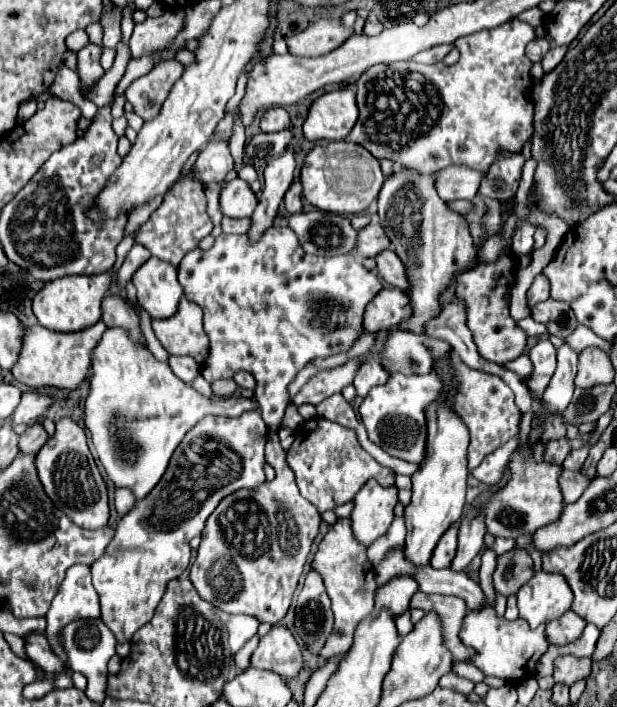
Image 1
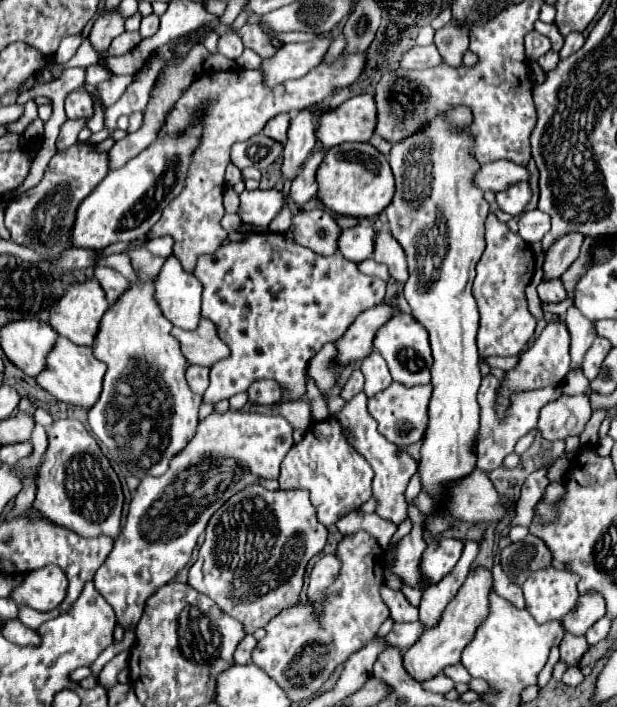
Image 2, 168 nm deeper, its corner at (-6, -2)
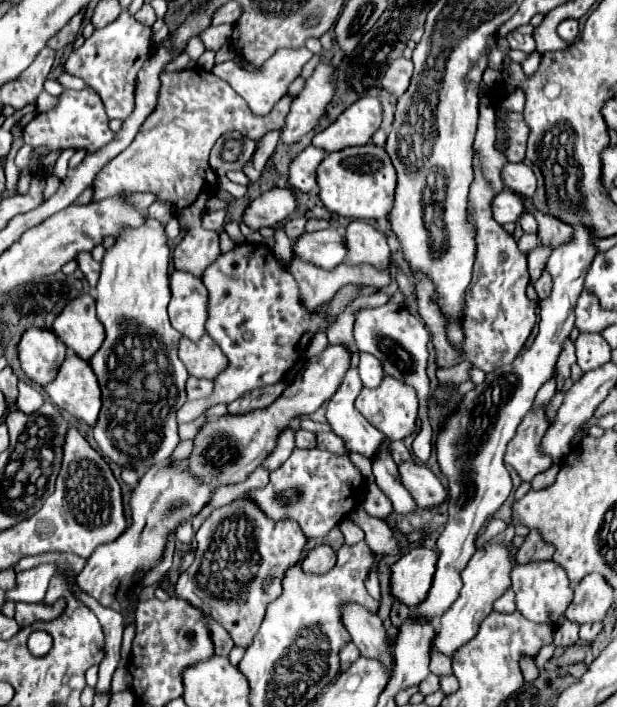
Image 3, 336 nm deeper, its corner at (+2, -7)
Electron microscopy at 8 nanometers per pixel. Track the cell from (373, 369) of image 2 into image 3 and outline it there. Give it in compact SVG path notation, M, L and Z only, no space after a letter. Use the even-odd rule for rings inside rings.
M360 353L360 379L364 383L364 387L378 387L380 381L384 379L384 371L380 367L380 361L374 357L374 355L368 355L368 353Z

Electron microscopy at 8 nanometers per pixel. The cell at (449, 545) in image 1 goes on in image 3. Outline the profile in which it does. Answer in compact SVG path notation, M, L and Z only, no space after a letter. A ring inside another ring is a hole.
M426 547L410 549L390 567L390 593L406 607L422 603L436 571L436 551Z

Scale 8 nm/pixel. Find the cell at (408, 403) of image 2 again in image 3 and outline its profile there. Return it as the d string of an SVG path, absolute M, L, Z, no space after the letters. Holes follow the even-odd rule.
M386 375L376 389L362 389L360 395L356 397L356 409L376 427L380 429L390 441L398 441L408 437L414 431L414 423L418 417L418 397L412 387L406 383L400 383L400 379L392 379Z

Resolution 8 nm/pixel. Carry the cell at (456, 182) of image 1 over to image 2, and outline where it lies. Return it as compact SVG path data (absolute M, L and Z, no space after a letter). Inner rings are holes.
M496 160L490 164L482 164L480 170L476 170L474 186L484 192L502 192L522 180L528 180L528 170L524 166L518 166L510 160Z

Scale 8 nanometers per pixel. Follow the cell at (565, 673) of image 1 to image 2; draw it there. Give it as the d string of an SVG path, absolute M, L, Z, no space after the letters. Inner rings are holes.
M566 634L562 644L560 644L560 660L572 668L572 666L580 666L580 658L588 652L588 642L584 636L574 636L574 634Z

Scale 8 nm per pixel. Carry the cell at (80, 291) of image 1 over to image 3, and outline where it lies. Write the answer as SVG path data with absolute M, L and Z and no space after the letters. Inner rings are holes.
M90 293L76 297L56 317L52 331L78 357L88 361L104 341L104 327L96 317L96 301Z

